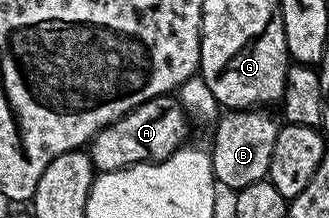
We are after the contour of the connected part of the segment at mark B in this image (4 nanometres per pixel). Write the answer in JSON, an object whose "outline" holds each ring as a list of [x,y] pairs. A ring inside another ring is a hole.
{"outline":[[[231,109],[218,116],[219,124],[215,127],[215,148],[210,148],[211,167],[215,171],[215,178],[220,184],[232,187],[232,192],[237,193],[242,187],[254,183],[261,183],[267,179],[269,157],[273,157],[273,141],[277,141],[281,123],[274,119],[267,109]]]}

